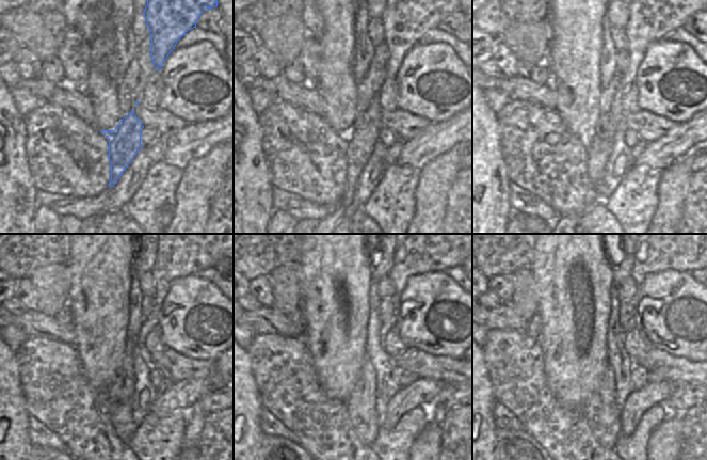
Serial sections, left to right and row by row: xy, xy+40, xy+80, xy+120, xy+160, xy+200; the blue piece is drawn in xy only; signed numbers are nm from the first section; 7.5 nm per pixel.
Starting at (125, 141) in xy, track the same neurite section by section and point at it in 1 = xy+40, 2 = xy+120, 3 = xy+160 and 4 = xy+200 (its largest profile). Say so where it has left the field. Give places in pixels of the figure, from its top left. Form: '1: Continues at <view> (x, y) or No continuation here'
1: Continues at xy+40 (362, 140)
2: Continues at xy+120 (178, 255)
3: Continues at xy+160 (414, 255)
4: Continues at xy+200 (653, 255).

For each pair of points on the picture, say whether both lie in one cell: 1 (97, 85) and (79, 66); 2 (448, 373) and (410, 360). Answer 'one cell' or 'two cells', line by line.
1: two cells
2: one cell

